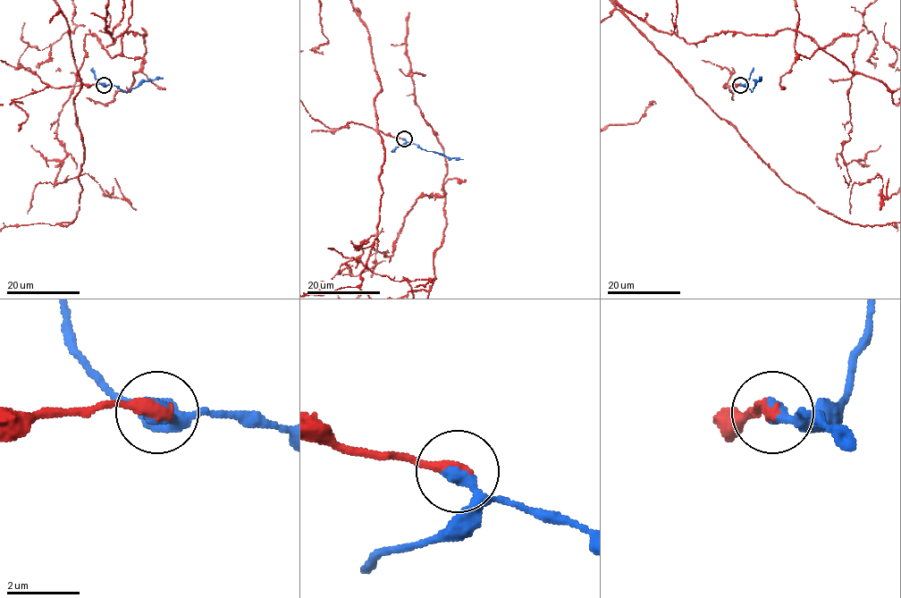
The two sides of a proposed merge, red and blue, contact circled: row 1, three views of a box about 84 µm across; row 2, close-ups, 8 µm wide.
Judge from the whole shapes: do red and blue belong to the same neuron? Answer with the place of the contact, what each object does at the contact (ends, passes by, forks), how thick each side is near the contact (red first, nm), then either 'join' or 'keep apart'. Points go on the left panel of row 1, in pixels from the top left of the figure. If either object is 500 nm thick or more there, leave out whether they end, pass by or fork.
at (104, 85); red ends there; blue passes by; 320 nm thick on the red side, 320 nm on the other; join

